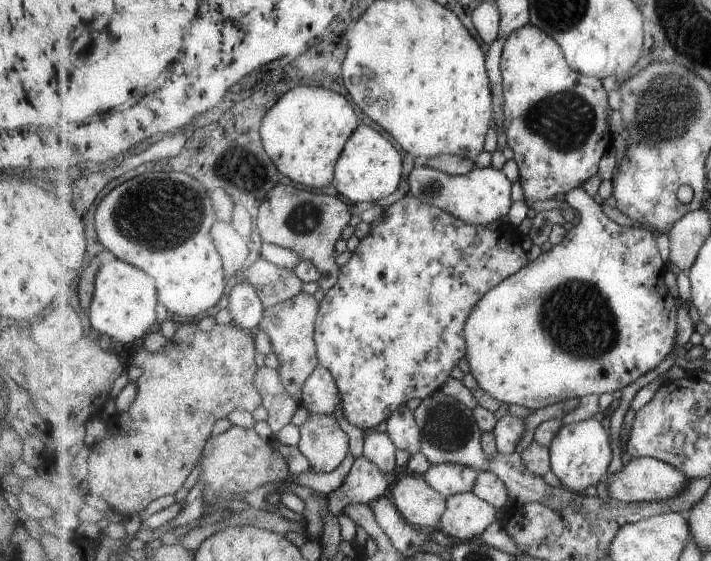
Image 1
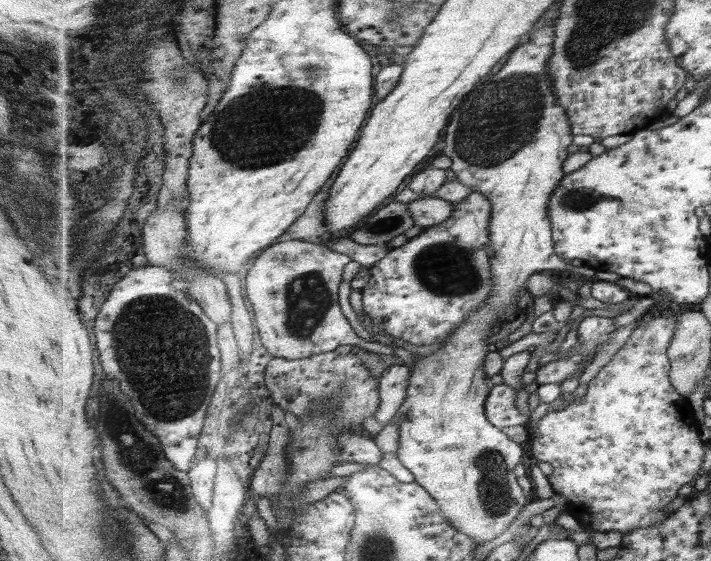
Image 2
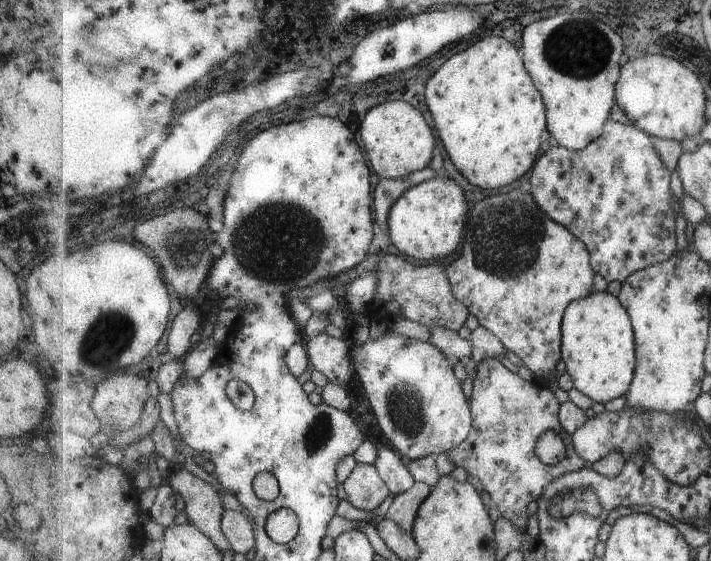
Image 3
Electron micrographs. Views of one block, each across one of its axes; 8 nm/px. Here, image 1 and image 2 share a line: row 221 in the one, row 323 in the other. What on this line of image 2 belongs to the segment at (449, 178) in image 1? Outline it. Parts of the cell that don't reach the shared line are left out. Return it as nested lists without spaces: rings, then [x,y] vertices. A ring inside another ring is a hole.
[[[557,17],[551,24],[539,25],[529,34],[529,41],[509,54],[507,66],[499,74],[485,78],[485,86],[481,80],[479,88],[475,88],[475,92],[467,96],[467,100],[455,110],[455,116],[447,125],[442,152],[453,159],[451,170],[457,180],[469,187],[471,192],[481,192],[492,202],[489,249],[493,289],[483,307],[479,307],[479,312],[469,315],[463,325],[457,327],[445,339],[441,339],[440,343],[443,344],[441,348],[430,356],[412,355],[414,366],[410,369],[407,397],[392,419],[401,434],[401,443],[395,456],[416,476],[416,481],[438,501],[443,515],[451,521],[451,524],[473,537],[477,544],[483,544],[503,535],[531,502],[513,472],[515,466],[527,463],[523,446],[513,442],[503,430],[496,428],[486,414],[485,402],[493,388],[490,376],[486,372],[486,359],[491,346],[489,338],[505,319],[505,308],[513,304],[513,298],[527,286],[533,274],[549,270],[563,270],[563,272],[566,270],[569,274],[572,272],[593,279],[595,272],[586,264],[573,266],[558,255],[554,228],[549,216],[549,201],[561,180],[565,178],[563,166],[570,155],[567,148],[569,144],[573,144],[574,135],[567,110],[559,106],[557,96],[553,92],[553,80],[547,72],[547,61],[555,53],[556,20]]]

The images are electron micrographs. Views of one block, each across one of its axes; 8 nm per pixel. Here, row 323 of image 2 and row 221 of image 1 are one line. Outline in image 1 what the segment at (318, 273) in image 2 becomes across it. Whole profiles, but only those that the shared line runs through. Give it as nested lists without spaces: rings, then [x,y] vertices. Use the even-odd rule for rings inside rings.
[[[279,185],[270,190],[259,210],[256,224],[263,242],[283,246],[293,250],[299,258],[310,260],[324,277],[321,289],[325,293],[331,290],[337,284],[340,272],[335,262],[335,244],[339,242],[343,229],[351,222],[351,205],[345,204],[337,196],[314,194],[295,186]]]

